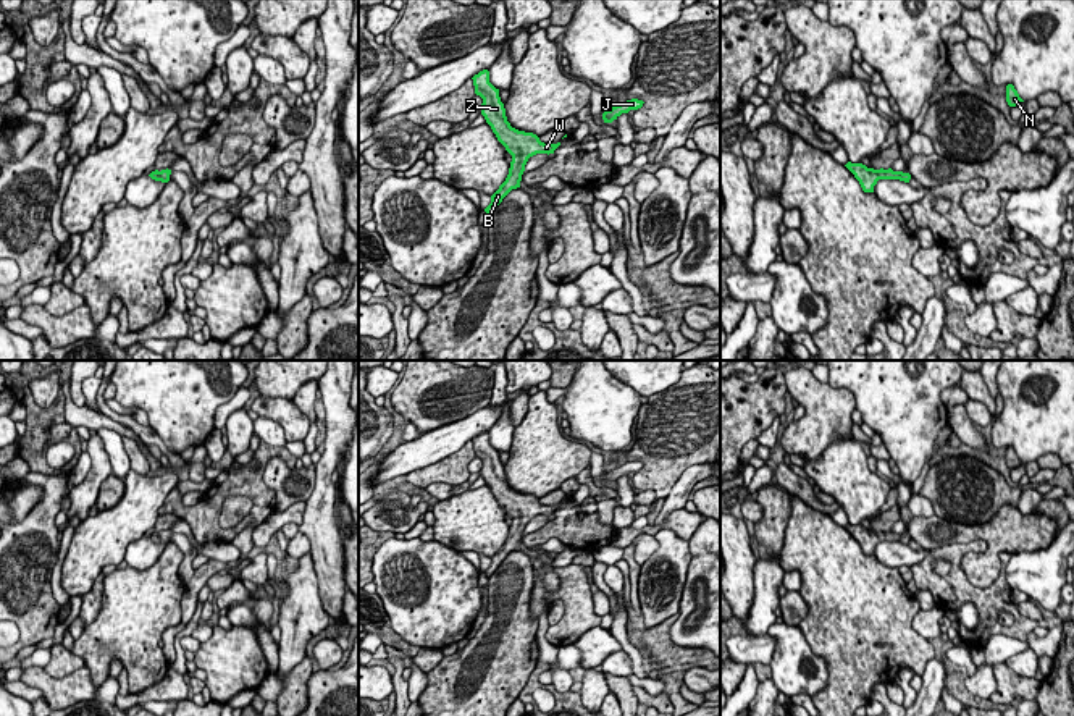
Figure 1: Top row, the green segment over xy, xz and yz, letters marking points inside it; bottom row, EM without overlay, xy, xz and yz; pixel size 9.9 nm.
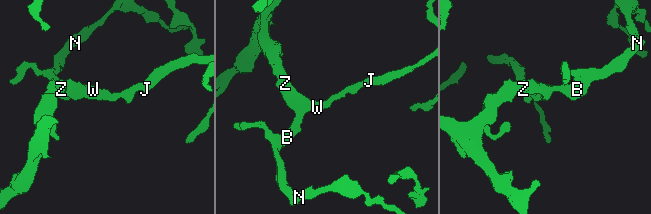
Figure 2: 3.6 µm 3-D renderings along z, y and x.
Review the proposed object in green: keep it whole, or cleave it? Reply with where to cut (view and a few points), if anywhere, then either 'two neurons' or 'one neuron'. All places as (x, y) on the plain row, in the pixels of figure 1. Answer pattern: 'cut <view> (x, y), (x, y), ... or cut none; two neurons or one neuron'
cut none; one neuron

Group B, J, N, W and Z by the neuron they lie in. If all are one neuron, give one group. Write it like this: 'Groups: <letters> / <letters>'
Groups: B J N W Z

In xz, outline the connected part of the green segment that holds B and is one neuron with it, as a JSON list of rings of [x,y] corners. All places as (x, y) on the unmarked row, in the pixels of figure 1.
[[[483,432],[473,440],[475,456],[483,461],[481,477],[491,488],[497,503],[512,517],[509,537],[499,551],[491,558],[491,566],[485,571],[486,577],[491,577],[502,561],[512,553],[520,550],[522,537],[530,519],[536,516],[554,516],[560,508],[544,506],[533,495],[518,493],[510,488],[506,478],[504,465],[499,459],[499,451],[489,444],[489,433]]]

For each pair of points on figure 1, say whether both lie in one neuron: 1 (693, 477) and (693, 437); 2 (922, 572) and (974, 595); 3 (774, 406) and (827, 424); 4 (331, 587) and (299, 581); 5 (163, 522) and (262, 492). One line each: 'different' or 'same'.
1: different
2: same
3: different
4: different
5: different

